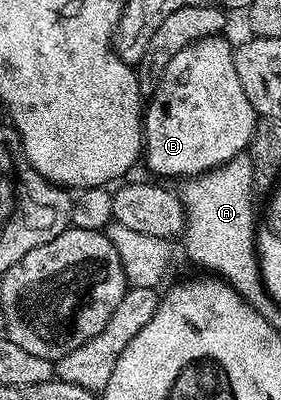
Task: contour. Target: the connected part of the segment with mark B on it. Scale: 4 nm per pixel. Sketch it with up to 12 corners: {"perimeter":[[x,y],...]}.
{"perimeter":[[225,36],[183,48],[143,110],[143,162],[194,178],[259,115]]}

